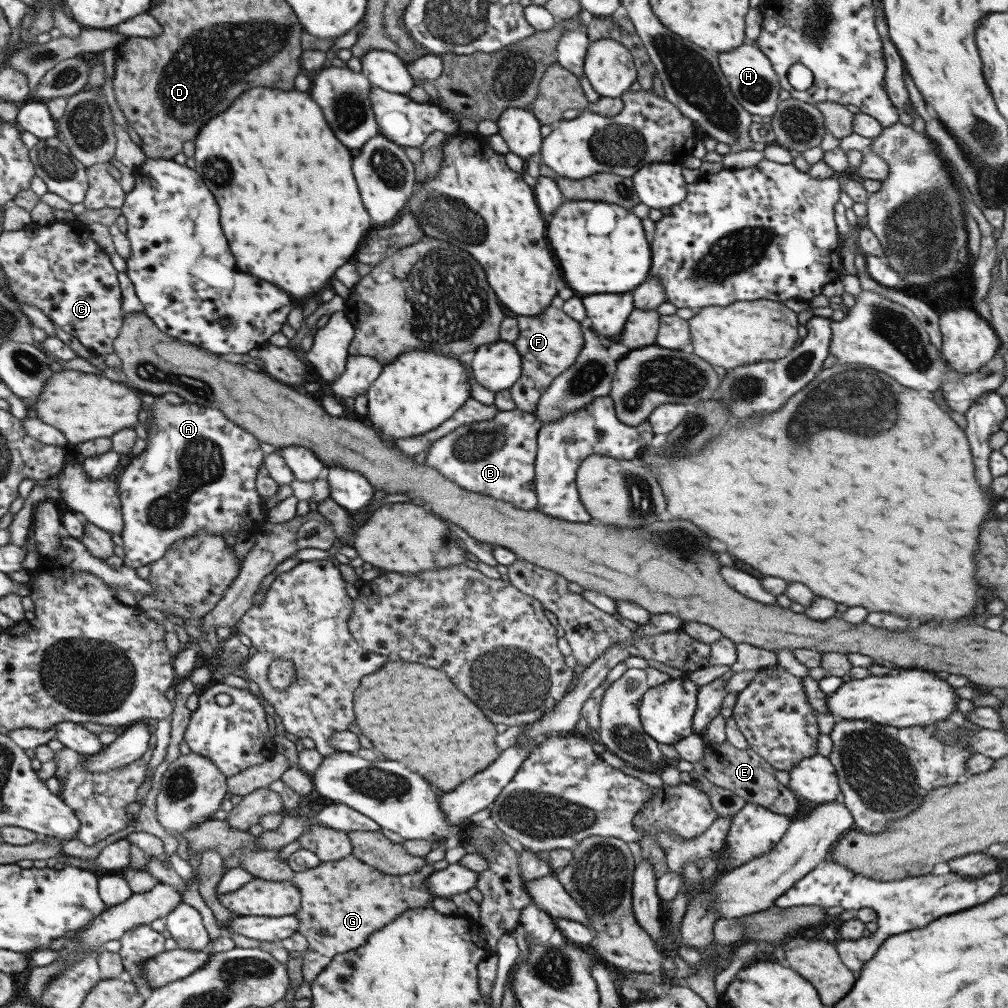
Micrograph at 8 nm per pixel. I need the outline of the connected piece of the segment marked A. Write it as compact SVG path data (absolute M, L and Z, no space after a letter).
M185 401L181 404L156 404L153 403L150 409L146 409L144 413L144 422L147 427L147 438L145 438L145 449L137 456L131 456L130 462L125 466L123 472L116 477L116 485L119 493L121 505L121 516L123 521L122 531L118 534L123 542L122 548L124 556L122 565L127 568L135 569L139 566L145 566L150 562L159 560L167 547L175 542L178 538L188 537L195 534L197 531L204 530L212 535L221 535L223 532L230 532L231 535L240 530L245 530L250 535L257 535L262 526L267 522L266 516L268 509L262 504L262 499L256 491L255 477L258 468L263 466L263 453L259 448L259 441L255 439L246 430L239 428L235 423L227 420L223 413L216 408L199 406Z

